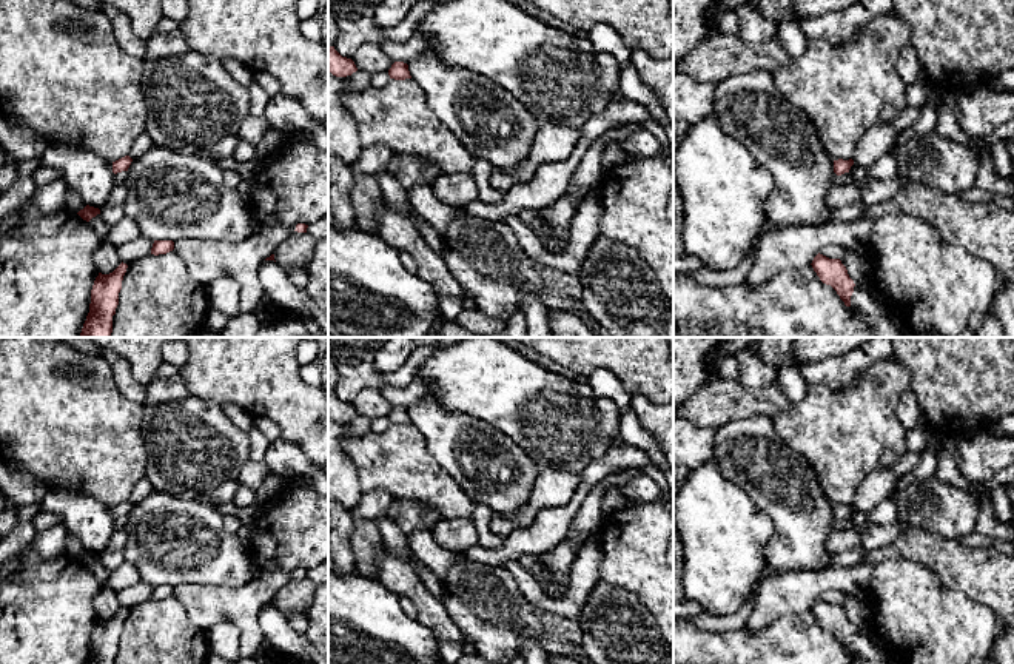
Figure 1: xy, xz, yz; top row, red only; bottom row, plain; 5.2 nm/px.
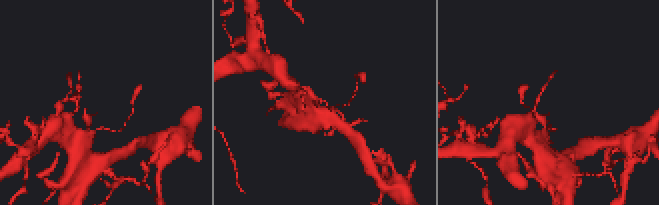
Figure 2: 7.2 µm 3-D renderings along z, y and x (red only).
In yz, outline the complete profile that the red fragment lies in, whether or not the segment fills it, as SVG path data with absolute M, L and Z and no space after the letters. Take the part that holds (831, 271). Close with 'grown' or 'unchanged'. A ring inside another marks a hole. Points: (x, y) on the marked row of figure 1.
M818 253L811 265L820 280L831 285L846 307L855 314L868 317L875 337L912 337L911 331L891 313L885 302L849 277L840 259L829 259Z | grown

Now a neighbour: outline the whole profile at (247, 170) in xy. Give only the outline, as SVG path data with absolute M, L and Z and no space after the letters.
M231 157L231 159L217 159L216 163L222 171L233 169L237 171L242 176L242 179L253 180L259 171L260 159L257 157L248 162L236 162Z

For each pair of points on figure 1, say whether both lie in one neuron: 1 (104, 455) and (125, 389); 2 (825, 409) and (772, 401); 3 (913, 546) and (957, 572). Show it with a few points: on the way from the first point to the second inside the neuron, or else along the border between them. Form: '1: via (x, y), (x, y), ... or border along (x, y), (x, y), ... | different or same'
1: border along (107, 362), (116, 387), (127, 398), (142, 404) | different
2: border along (794, 404), (772, 419) | different
3: via (923, 547), (939, 553), (946, 561) | same

